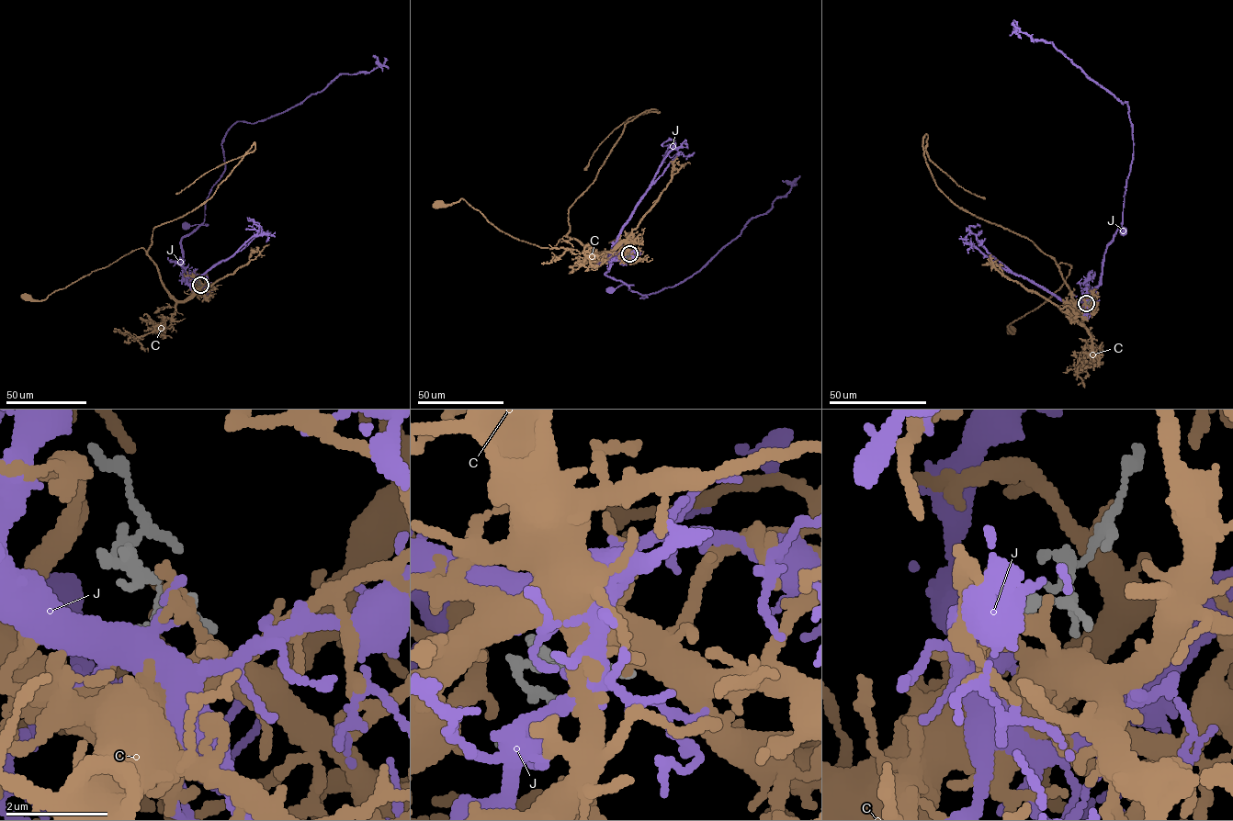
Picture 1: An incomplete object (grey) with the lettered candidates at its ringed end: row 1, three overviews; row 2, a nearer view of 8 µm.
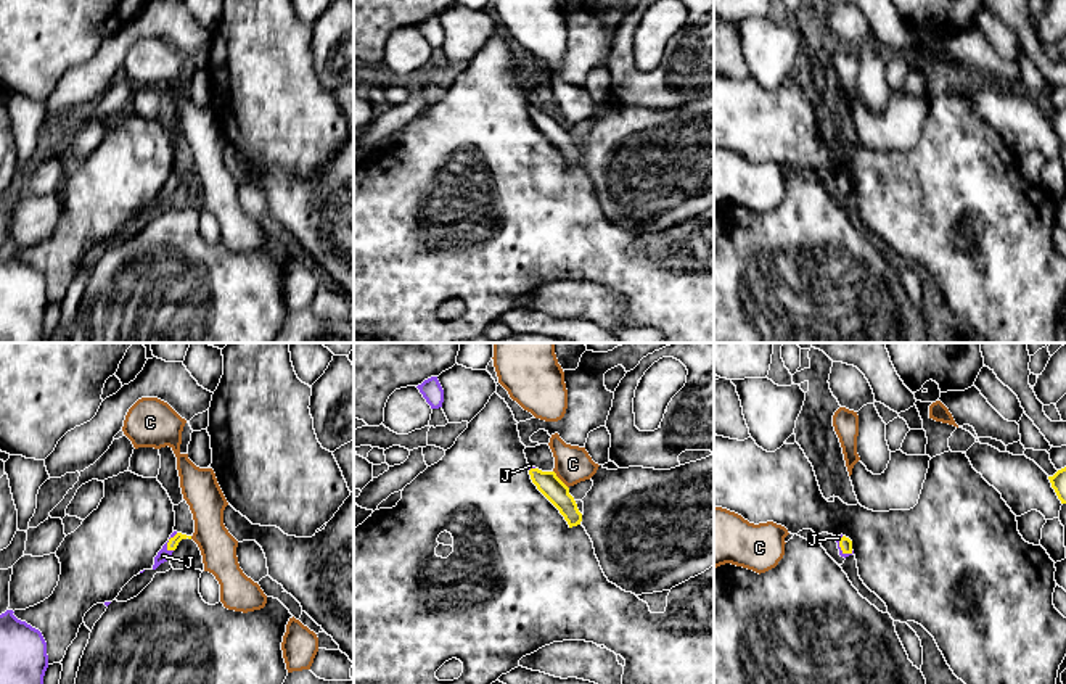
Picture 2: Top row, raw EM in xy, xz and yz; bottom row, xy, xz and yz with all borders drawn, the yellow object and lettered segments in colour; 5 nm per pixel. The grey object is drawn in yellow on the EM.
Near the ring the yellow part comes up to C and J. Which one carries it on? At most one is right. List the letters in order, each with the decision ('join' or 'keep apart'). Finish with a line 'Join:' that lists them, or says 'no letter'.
C: keep apart
J: join
Join: J

